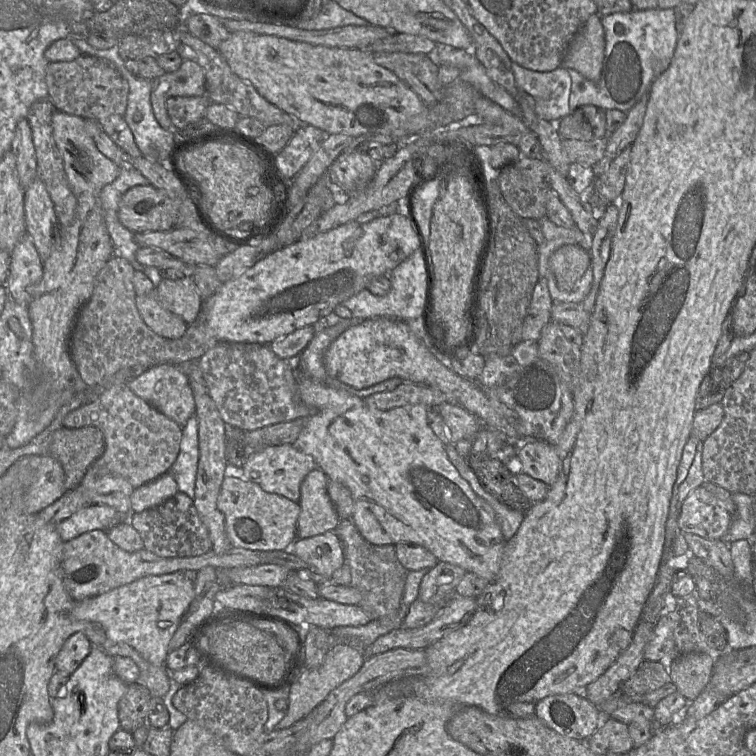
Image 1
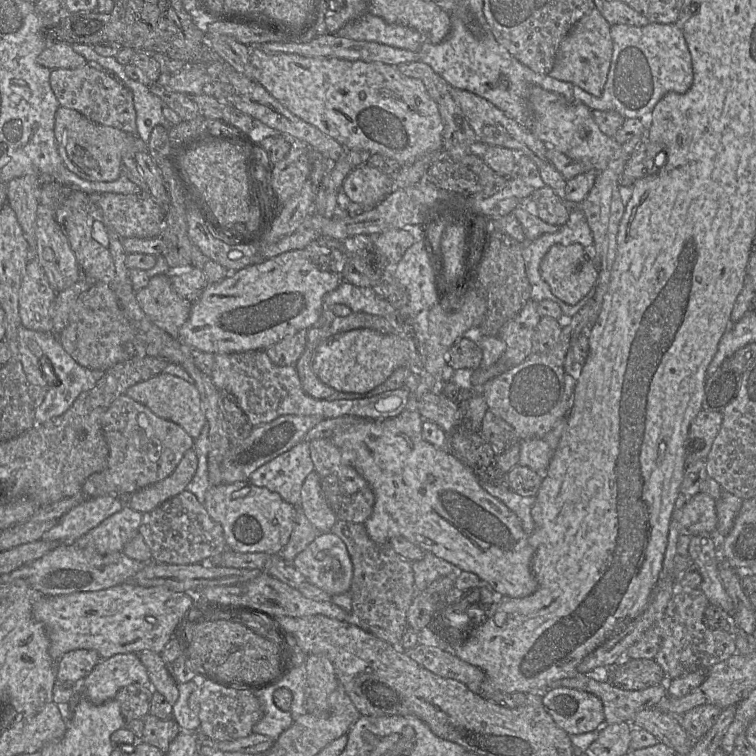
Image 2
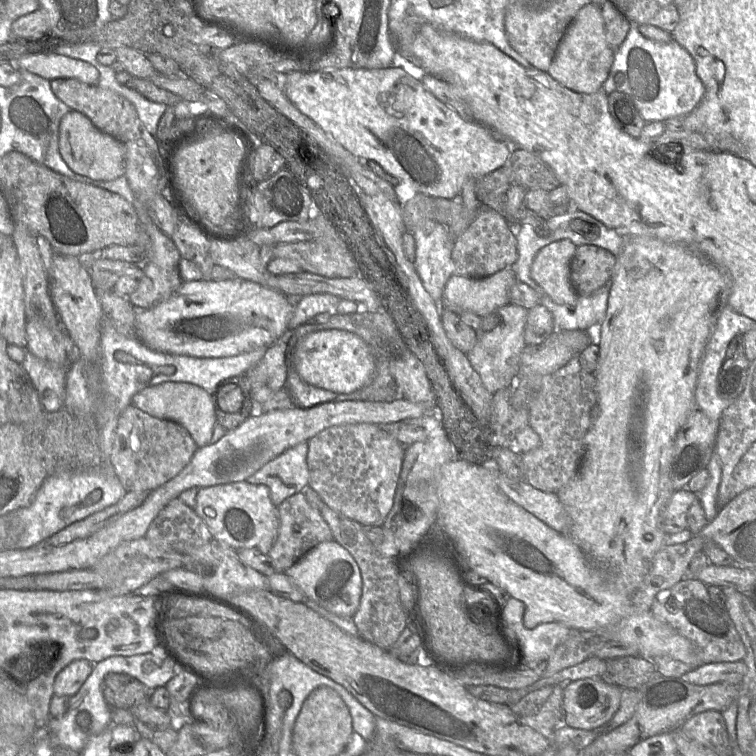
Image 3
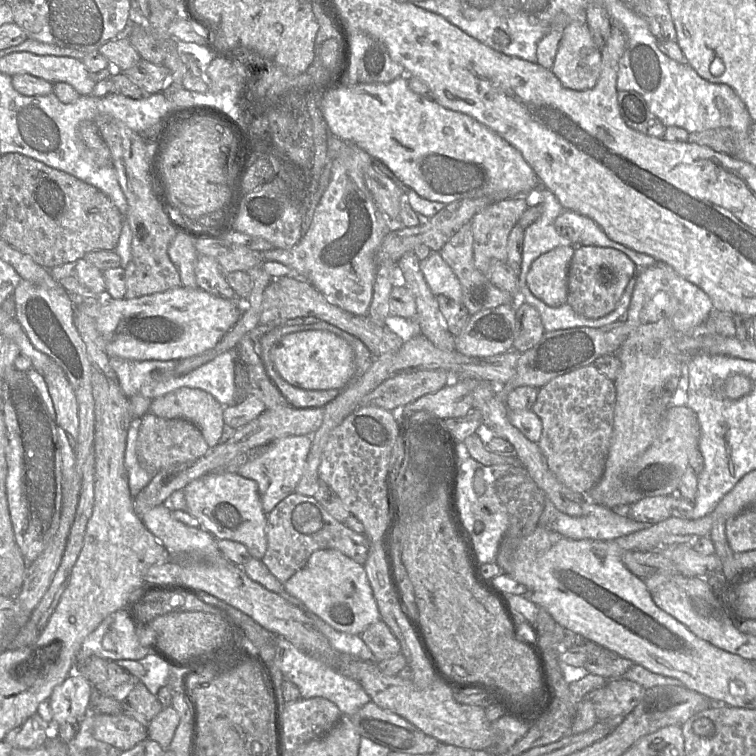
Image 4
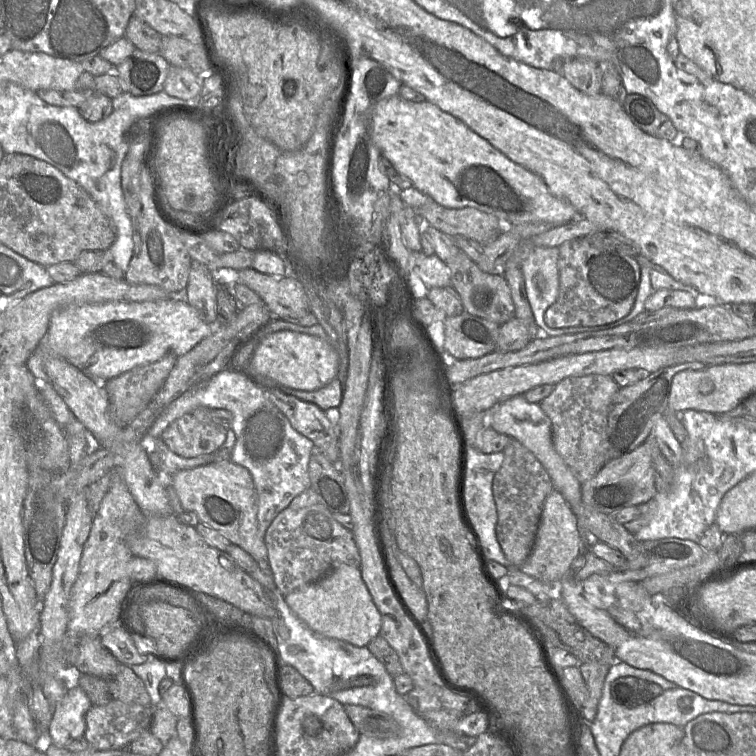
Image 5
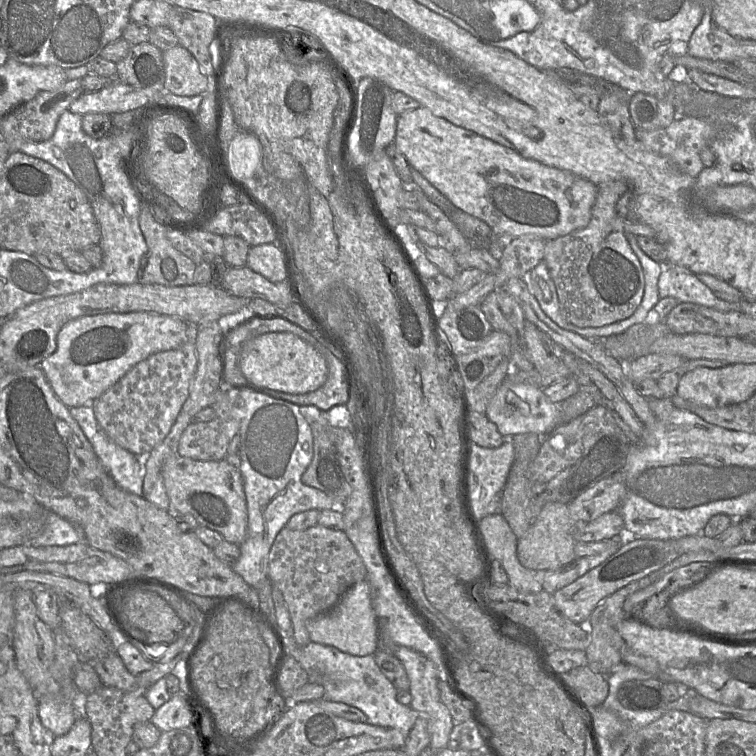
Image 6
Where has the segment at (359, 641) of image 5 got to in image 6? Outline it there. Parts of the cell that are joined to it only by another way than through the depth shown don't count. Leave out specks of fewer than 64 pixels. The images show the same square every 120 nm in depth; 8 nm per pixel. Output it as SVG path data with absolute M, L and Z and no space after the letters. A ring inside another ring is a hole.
M367 580L351 586L332 609L308 621L307 631L311 642L332 646L354 656L373 655L378 645L378 621Z

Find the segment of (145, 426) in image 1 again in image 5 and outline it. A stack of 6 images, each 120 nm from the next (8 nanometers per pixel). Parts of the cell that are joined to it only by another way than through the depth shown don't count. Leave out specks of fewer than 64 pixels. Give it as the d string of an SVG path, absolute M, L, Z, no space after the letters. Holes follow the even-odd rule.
M191 413L174 420L161 434L161 440L173 453L193 458L222 448L228 428L198 421Z

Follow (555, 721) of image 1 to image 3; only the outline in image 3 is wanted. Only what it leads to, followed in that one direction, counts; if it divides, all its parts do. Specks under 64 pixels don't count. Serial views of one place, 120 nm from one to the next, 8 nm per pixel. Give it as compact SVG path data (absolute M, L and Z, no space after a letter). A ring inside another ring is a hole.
M600 677L566 683L562 698L565 724L583 730L602 729L619 709L622 690Z

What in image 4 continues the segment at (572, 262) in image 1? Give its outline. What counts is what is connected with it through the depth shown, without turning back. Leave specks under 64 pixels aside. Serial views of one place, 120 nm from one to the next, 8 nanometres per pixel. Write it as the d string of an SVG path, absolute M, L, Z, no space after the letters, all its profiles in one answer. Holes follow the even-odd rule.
M559 246L536 258L527 274L527 286L544 303L558 307L567 301L568 271L573 246Z

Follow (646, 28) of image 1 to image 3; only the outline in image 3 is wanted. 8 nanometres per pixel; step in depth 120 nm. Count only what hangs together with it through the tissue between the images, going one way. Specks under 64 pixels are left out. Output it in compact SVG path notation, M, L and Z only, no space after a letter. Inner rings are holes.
M631 23L625 40L615 51L603 90L607 95L618 91L629 96L645 122L665 121L689 114L705 93L696 74L694 59L675 40L657 42L645 38L638 25Z

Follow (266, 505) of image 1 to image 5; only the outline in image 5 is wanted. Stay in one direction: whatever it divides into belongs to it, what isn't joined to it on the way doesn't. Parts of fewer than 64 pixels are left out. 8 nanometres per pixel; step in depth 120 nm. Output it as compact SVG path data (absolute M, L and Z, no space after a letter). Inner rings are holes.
M231 459L177 472L171 479L183 510L197 514L201 523L218 530L232 544L250 554L266 575L272 575L265 537L258 528L258 495L250 472Z

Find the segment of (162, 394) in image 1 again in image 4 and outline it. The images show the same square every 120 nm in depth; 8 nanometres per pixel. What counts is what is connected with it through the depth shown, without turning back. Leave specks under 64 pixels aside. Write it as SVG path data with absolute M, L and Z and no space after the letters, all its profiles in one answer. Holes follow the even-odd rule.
M182 387L163 396L154 398L149 413L166 419L181 418L195 424L207 444L215 447L221 438L224 420L221 405L210 393Z

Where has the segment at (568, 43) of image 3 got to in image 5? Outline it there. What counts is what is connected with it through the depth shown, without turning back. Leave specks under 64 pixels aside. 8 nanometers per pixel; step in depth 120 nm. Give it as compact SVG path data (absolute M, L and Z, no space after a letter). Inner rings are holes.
M574 58L561 62L561 74L577 90L587 95L601 93L601 79L598 63Z

